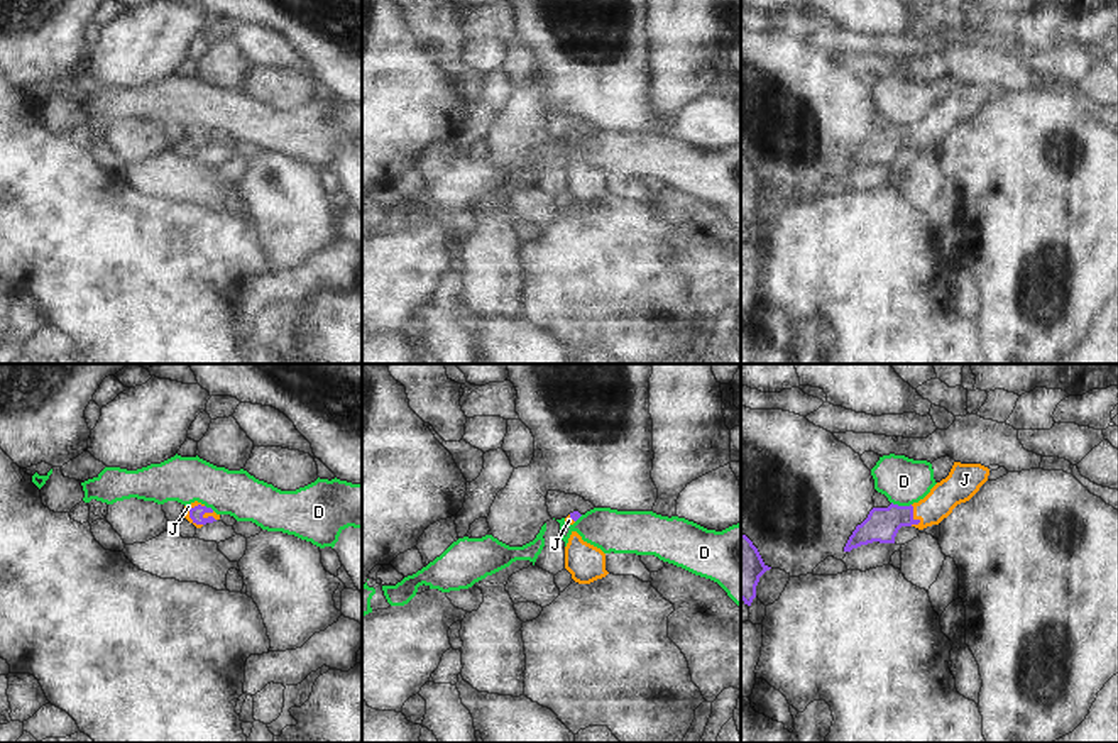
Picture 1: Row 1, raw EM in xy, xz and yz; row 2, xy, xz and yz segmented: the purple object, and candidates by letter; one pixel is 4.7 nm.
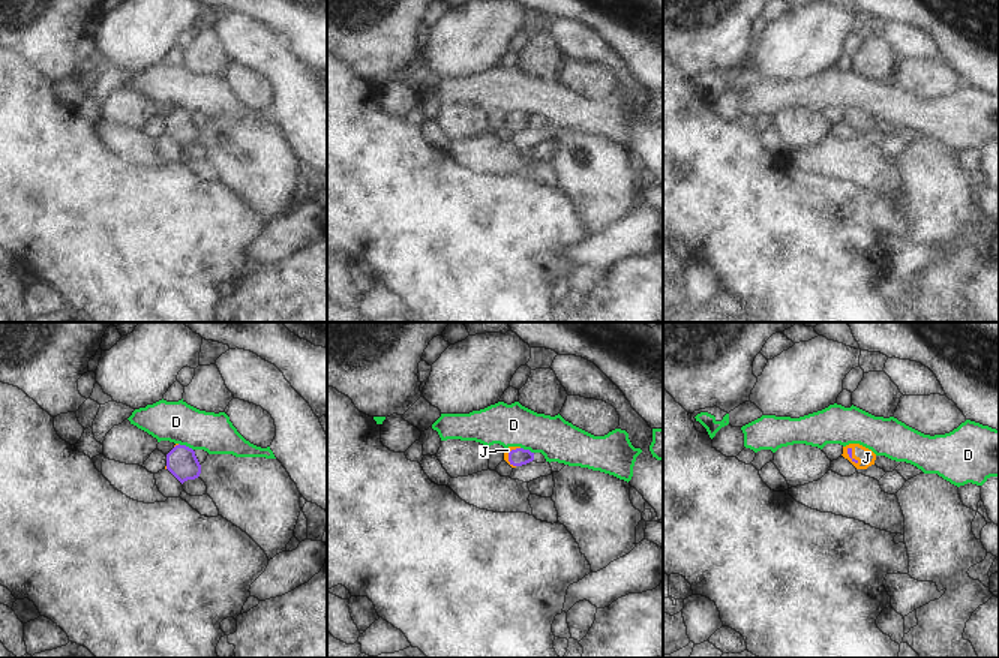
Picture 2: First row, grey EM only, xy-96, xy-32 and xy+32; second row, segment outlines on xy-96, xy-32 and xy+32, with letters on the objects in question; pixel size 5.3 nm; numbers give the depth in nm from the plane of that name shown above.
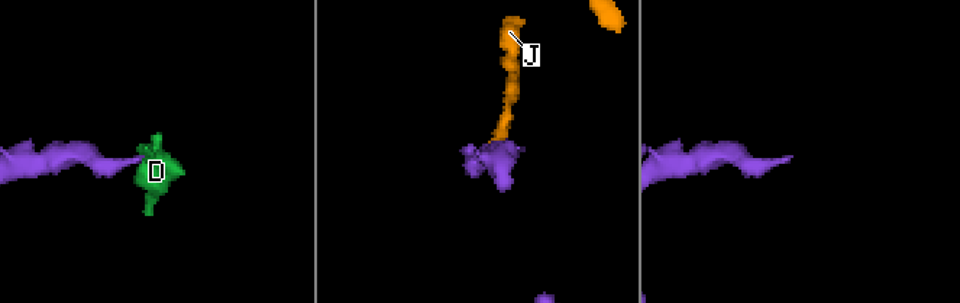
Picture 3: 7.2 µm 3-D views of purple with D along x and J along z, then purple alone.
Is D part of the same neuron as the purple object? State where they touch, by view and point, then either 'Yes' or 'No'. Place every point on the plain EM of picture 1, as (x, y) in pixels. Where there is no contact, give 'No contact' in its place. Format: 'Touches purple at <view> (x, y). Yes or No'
Touches purple at yz (902, 127). No

